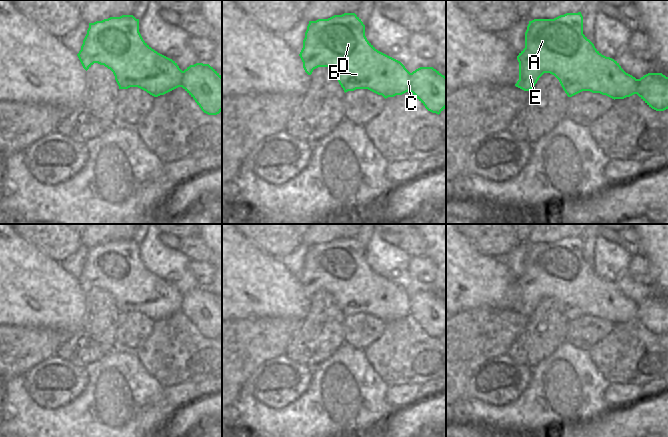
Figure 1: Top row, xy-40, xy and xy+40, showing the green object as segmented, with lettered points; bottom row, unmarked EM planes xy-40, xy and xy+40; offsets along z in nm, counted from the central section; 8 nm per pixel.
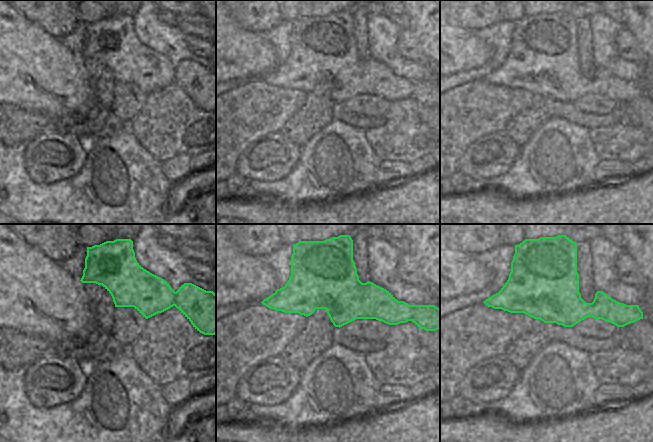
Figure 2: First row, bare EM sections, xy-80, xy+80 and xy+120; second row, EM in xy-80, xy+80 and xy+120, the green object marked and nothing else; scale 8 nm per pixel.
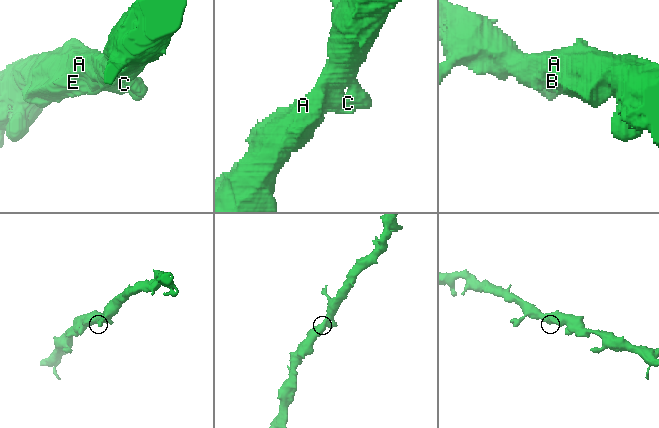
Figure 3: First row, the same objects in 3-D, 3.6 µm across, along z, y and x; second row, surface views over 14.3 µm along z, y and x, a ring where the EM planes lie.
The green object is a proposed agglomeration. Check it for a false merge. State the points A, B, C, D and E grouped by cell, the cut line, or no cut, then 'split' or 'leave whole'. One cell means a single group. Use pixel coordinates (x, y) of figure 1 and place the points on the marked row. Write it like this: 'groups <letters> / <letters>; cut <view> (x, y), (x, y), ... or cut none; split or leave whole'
groups A B C D E; cut none; leave whole

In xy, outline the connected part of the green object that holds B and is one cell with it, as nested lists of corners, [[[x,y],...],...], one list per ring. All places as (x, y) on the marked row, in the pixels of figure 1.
[[[355,13],[309,21],[299,56],[308,75],[318,67],[328,67],[345,93],[368,89],[386,99],[410,91],[432,113],[439,115],[446,108],[446,77],[433,67],[410,73],[400,61],[378,51],[367,40],[365,25]]]

